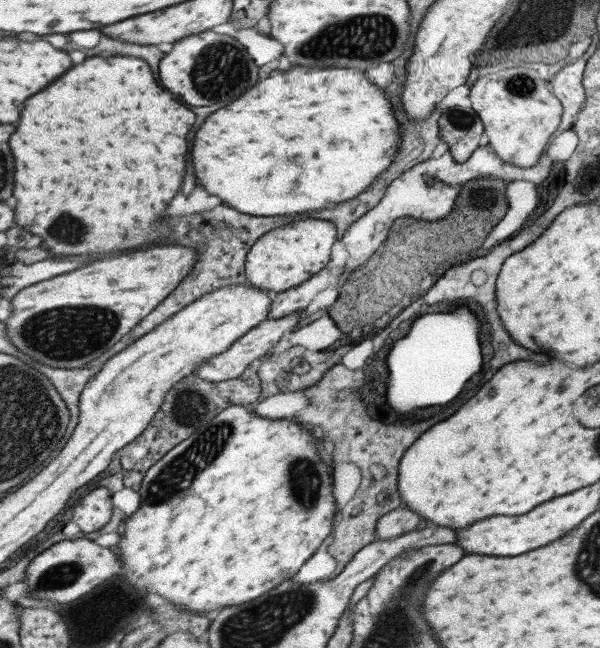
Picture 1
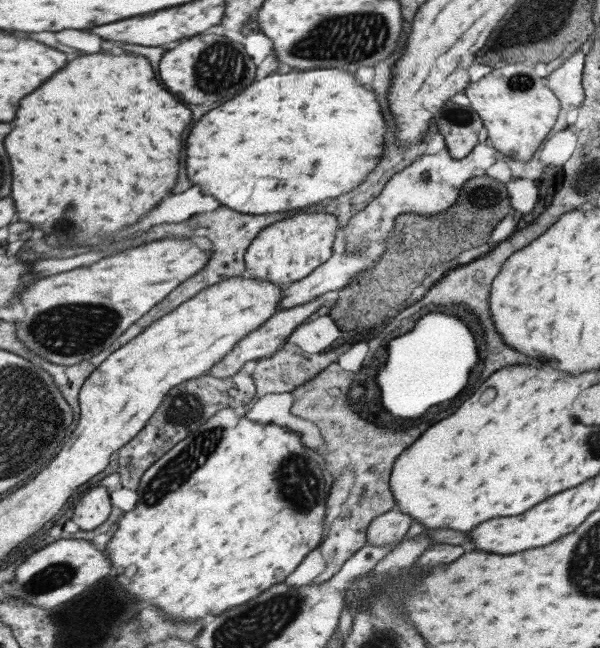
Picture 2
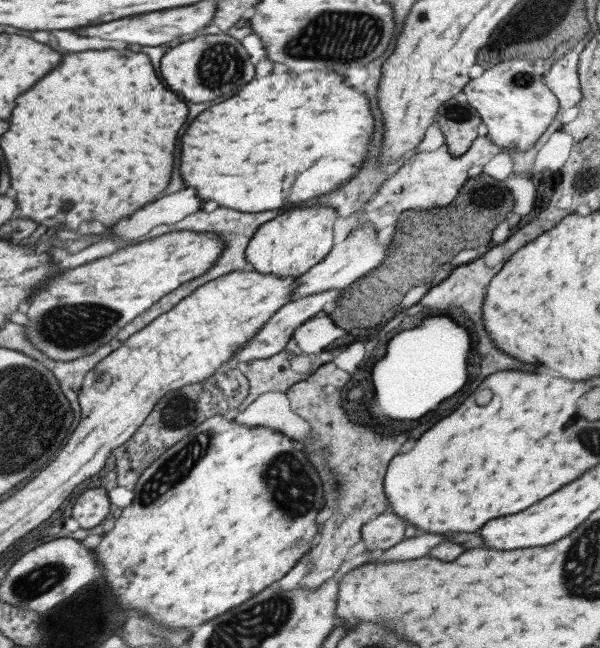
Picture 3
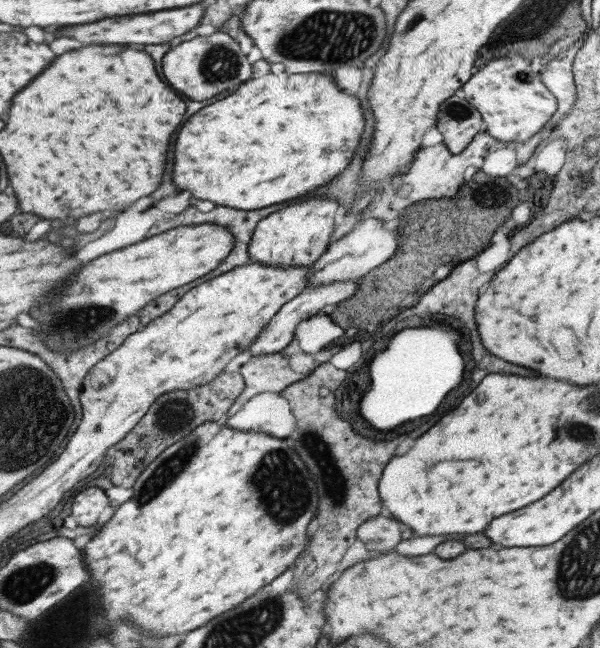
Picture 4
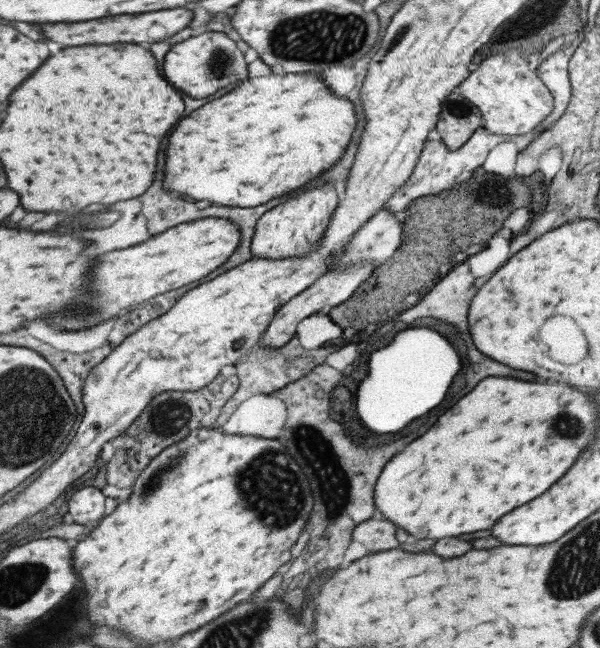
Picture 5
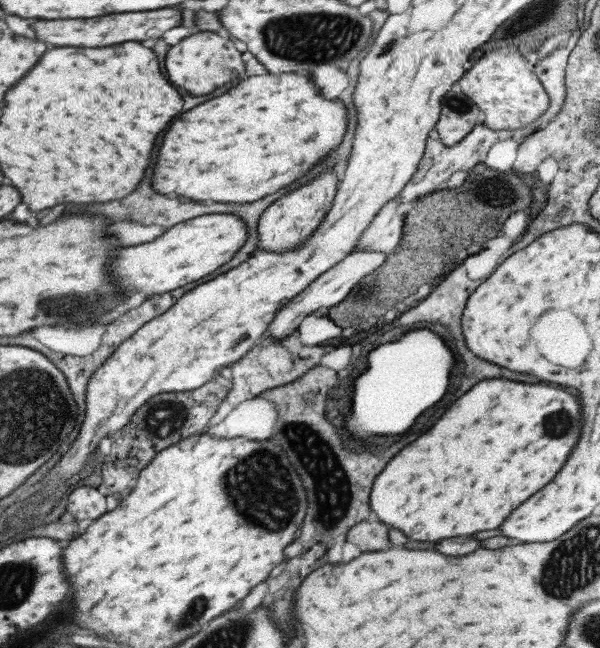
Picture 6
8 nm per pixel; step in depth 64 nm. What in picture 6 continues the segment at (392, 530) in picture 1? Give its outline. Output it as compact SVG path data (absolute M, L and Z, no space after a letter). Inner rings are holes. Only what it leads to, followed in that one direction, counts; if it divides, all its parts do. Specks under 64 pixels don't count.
M361 521L349 528L345 541L358 546L361 552L373 552L389 546L387 538L387 525L381 521Z

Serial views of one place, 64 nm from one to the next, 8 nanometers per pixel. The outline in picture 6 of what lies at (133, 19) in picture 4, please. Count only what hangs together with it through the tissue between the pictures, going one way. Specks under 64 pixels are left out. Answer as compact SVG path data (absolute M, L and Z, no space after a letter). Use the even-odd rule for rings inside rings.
M161 8L151 12L127 12L127 14L109 14L91 20L35 20L31 24L35 36L43 42L55 46L111 46L119 42L141 42L151 38L161 38L167 30L181 24L181 12L175 8Z

